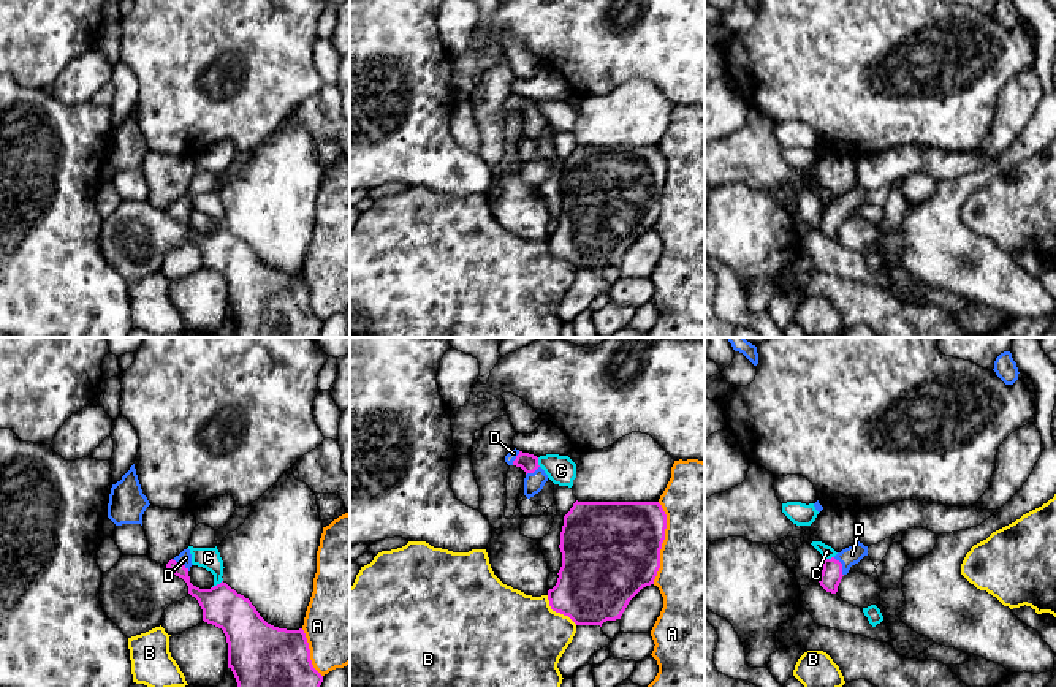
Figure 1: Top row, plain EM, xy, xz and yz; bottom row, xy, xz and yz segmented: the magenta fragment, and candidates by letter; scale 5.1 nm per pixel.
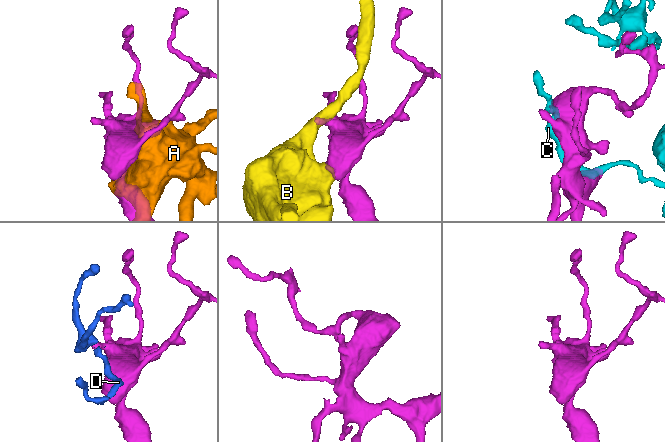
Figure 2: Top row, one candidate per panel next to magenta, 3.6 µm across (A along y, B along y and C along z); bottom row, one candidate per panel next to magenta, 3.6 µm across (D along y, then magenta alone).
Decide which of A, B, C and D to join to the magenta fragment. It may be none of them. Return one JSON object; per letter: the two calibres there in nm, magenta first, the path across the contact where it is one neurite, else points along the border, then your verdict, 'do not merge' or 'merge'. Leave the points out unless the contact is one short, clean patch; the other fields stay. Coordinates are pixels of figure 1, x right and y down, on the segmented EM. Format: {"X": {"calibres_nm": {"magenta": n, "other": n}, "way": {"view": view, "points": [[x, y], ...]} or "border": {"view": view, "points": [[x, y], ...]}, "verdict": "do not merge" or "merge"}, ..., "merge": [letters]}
{"A": {"calibres_nm": {"magenta": 460, "other": 440}, "verdict": "do not merge"}, "B": {"calibres_nm": {"magenta": 380, "other": 460}, "verdict": "do not merge"}, "C": {"calibres_nm": {"magenta": 200, "other": 110}, "verdict": "do not merge"}, "D": {"calibres_nm": {"magenta": 130, "other": 60}, "verdict": "merge"}, "merge": ["D"]}

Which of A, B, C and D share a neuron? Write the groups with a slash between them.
A / B / C / D

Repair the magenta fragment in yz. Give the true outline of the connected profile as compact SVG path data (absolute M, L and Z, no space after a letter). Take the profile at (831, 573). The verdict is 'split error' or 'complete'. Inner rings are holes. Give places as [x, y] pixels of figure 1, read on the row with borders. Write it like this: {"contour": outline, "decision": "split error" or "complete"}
{"contour": "M857 541L838 552L834 557L825 559L823 570L819 579L820 586L826 592L836 594L842 576L847 575L850 567L858 564L864 556L868 556L868 546Z", "decision": "split error"}

